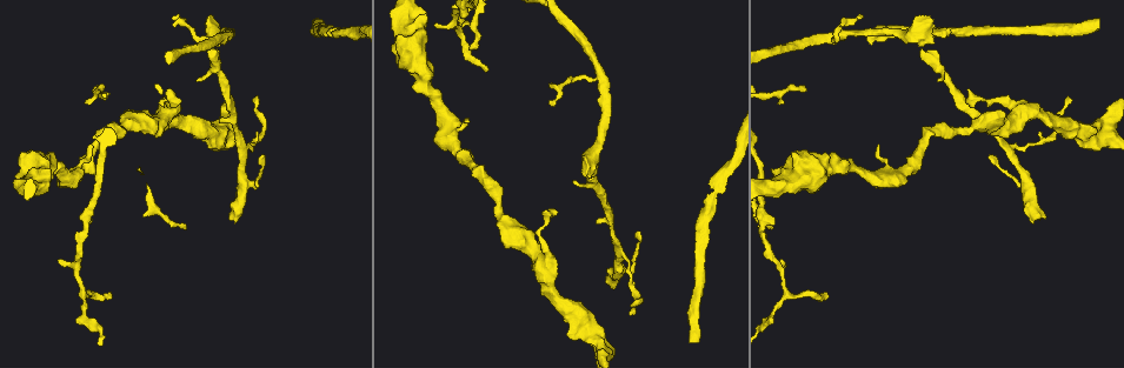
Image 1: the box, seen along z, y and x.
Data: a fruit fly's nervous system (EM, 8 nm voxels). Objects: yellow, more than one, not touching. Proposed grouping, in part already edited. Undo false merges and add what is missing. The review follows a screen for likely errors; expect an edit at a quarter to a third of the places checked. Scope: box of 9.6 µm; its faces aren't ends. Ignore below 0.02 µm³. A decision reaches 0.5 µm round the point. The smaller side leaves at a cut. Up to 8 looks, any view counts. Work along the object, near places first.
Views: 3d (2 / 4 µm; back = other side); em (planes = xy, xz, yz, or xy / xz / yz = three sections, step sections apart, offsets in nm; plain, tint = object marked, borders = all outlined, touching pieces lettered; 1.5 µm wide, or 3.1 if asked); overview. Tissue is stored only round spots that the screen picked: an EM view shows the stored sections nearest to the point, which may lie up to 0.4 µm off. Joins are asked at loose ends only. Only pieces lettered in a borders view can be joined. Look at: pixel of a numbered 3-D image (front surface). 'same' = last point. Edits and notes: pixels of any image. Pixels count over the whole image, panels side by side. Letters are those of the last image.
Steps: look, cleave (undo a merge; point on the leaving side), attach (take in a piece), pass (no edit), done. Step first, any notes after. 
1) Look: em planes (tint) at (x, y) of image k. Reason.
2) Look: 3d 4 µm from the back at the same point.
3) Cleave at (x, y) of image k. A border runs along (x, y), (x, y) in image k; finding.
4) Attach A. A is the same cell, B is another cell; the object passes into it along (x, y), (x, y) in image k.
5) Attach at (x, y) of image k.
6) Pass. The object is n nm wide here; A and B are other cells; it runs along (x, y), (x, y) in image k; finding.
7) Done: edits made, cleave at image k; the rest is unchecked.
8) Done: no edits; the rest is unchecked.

Look: 3d 2 µm at (988, 120) of image 1. Sudden change in width.

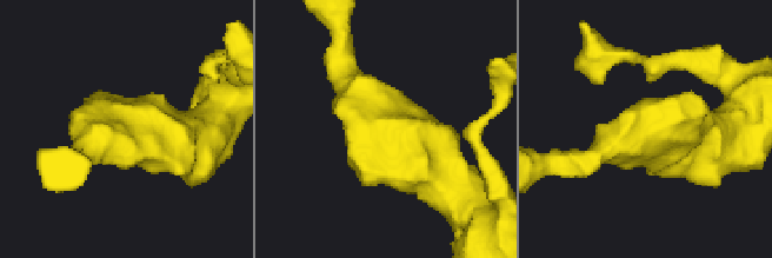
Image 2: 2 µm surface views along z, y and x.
Look: em planes (tint) at (397, 133) of image 2. The arms are 200, 400 nm wide; shape alone is not enough.

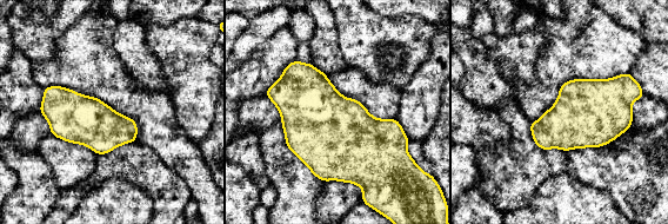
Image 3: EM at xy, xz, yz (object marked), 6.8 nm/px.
Look: em planes (borders) at the same point.

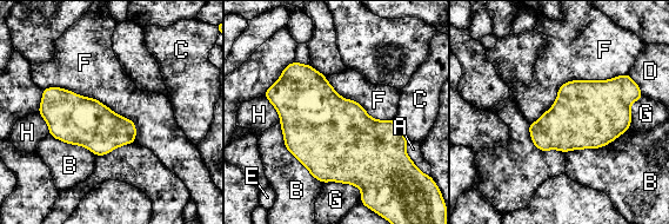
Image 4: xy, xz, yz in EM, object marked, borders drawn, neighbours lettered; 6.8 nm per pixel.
Pass. The object is 460 nm wide here; the longest contact is with F, 750 nm; A, B, C, D, E, F, G and H are other cells; continuous, no second neuron.

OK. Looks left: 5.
Look: em planes (borders) at (240, 148) of image 1. Arms part here.

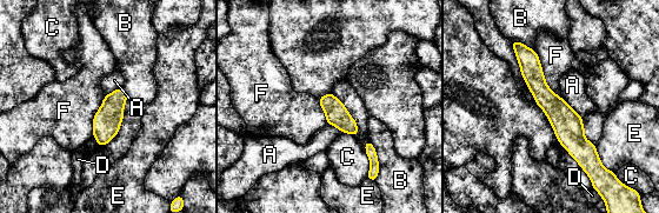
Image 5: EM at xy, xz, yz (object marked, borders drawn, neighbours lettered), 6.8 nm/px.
Pass. The longest contact is with F, 380 nm; A, B, C, D, E and F are other cells; it runs along (519, 47), (592, 167) in image 5; all the same neuron.

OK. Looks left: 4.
Look: 3d 4 µm at (317, 19) of image 1. End of a long branch.

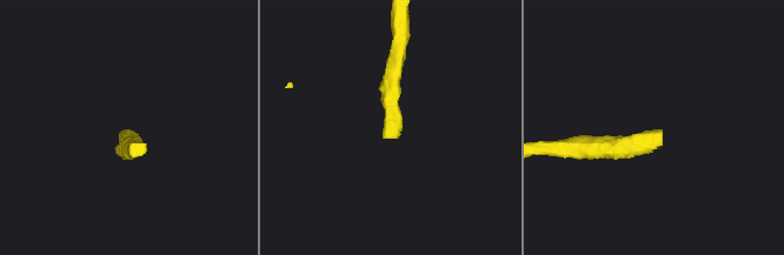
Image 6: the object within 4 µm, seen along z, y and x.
Look: em planes (borders) at (127, 131) of image 6. Now the EM.

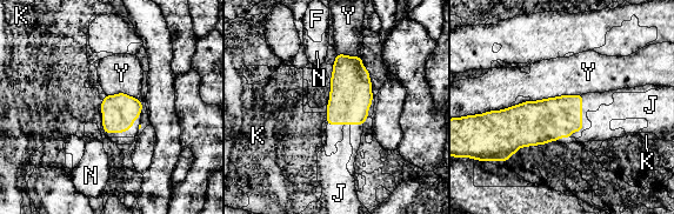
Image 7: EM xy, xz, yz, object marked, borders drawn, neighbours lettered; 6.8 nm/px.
Attach J. J is the same cell, F, K, N and Y are other cells; it goes on there.

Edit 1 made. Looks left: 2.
Done: edits made, attach at image 7; the rest is unchecked.

